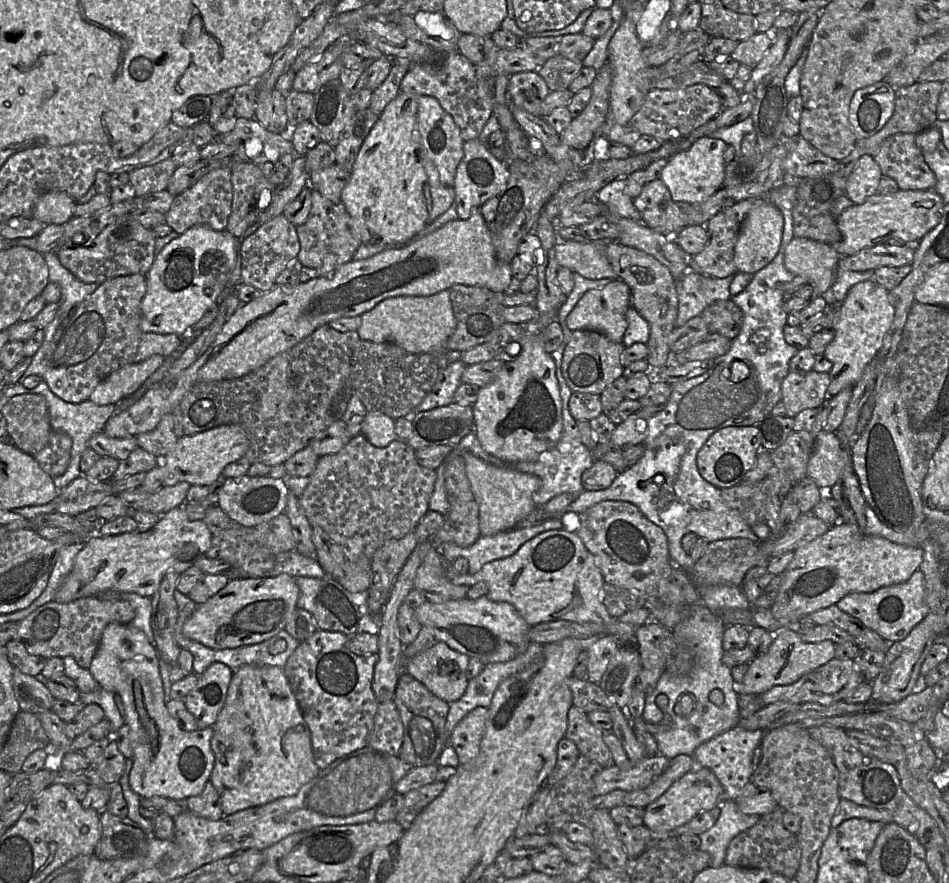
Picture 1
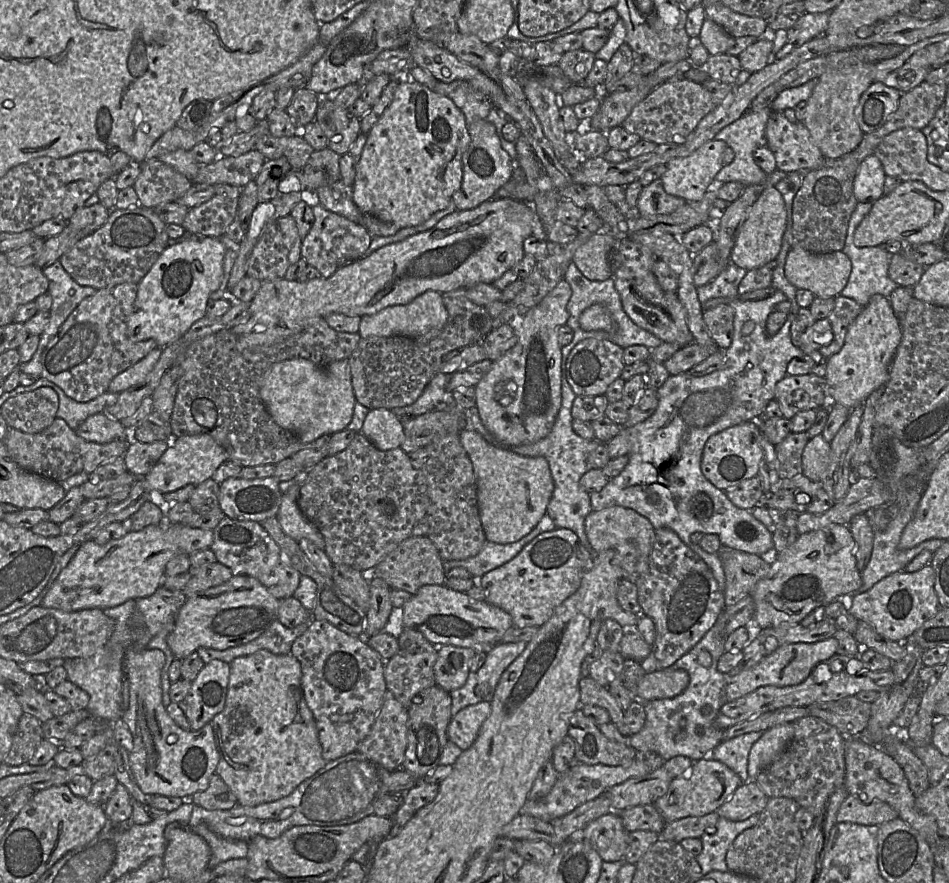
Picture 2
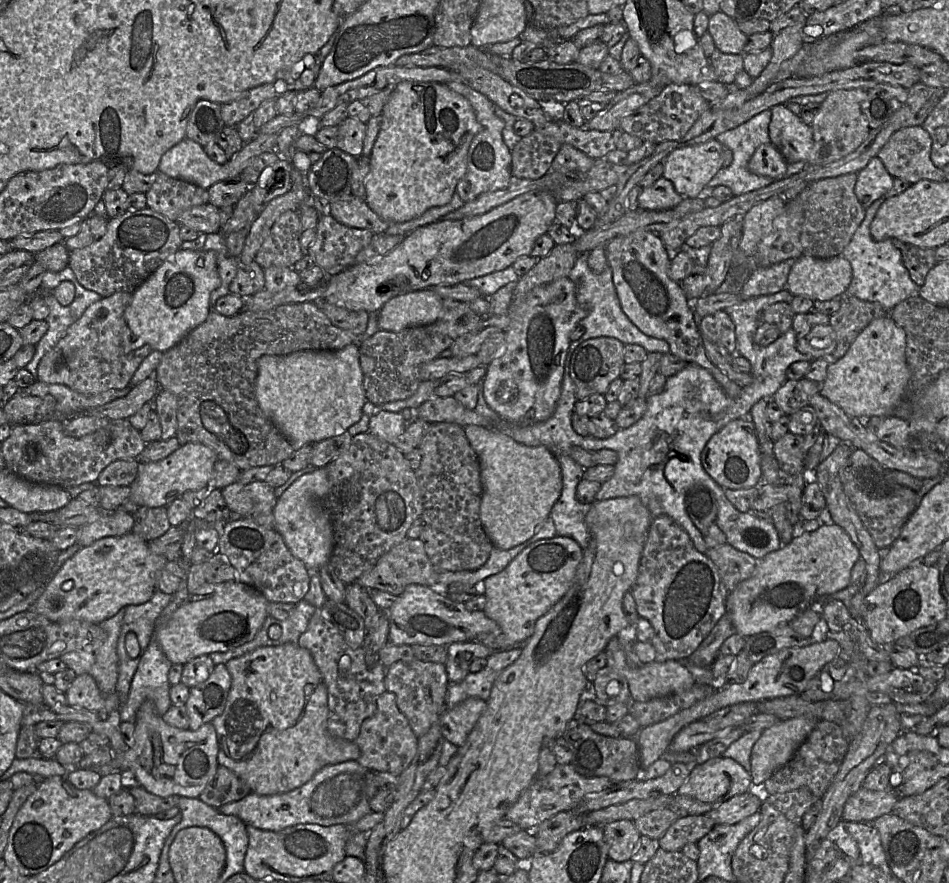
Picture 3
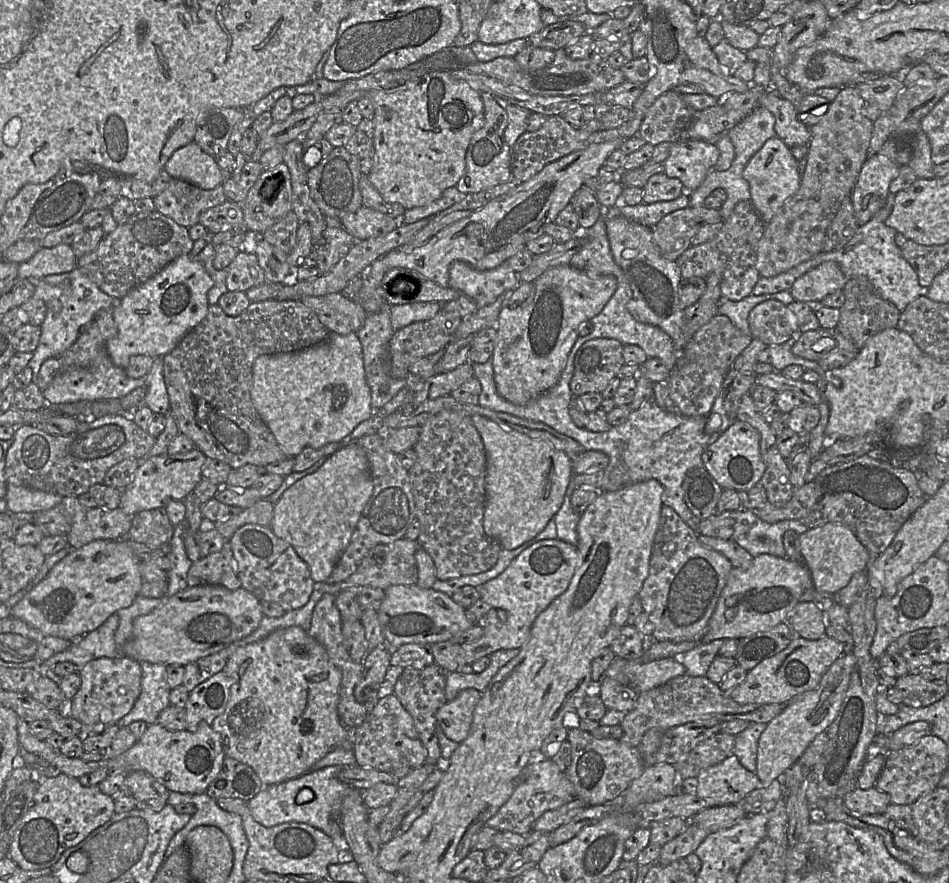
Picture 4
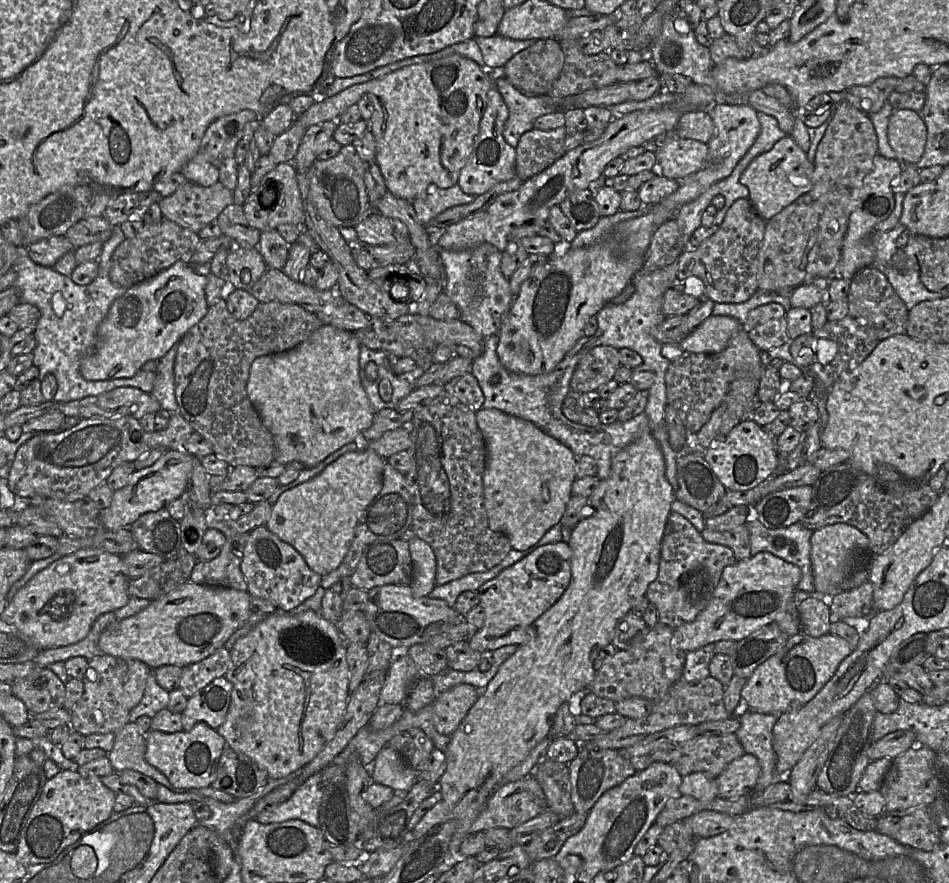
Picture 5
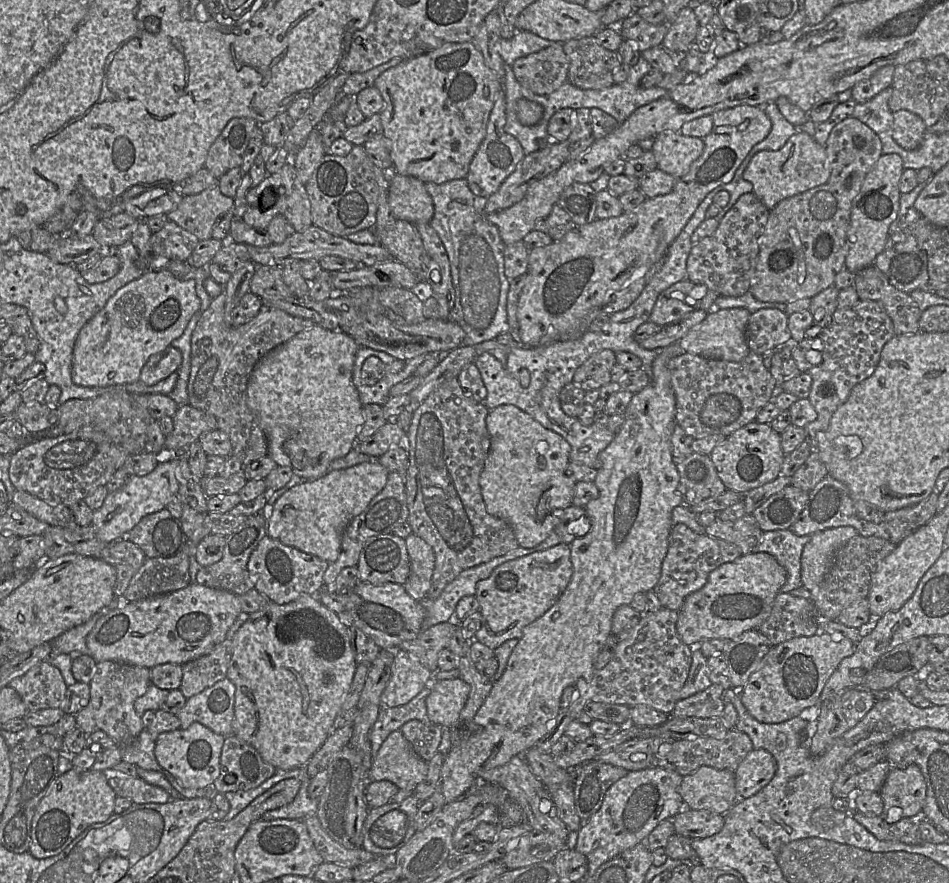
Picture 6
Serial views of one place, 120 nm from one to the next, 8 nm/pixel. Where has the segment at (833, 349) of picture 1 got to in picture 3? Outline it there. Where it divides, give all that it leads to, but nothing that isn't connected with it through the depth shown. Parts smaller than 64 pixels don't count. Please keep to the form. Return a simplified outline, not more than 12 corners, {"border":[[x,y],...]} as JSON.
{"border":[[873,320],[829,364],[820,394],[848,416],[899,416],[906,335]]}

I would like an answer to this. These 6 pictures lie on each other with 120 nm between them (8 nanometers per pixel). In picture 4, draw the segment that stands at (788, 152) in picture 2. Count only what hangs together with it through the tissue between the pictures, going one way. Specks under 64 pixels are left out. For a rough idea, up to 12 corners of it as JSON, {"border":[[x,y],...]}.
{"border":[[772,87],[758,106],[774,115],[776,135],[789,148],[809,144],[810,128]]}

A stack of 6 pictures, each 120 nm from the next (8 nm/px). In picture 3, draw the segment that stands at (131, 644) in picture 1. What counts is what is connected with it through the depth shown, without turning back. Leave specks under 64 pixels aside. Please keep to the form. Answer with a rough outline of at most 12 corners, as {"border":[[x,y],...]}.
{"border":[[152,701],[135,744],[92,771],[198,798],[218,769],[212,723],[168,725]]}

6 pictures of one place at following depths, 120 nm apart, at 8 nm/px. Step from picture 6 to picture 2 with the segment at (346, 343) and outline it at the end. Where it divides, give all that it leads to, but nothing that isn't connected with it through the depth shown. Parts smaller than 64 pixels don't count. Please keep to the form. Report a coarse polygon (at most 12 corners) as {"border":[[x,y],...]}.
{"border":[[348,359],[275,363],[260,396],[308,444],[346,429],[356,403]]}

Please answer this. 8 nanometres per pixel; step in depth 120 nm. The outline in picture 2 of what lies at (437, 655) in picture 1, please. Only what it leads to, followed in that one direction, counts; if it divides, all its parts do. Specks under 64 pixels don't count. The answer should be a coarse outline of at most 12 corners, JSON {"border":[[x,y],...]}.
{"border":[[438,646],[436,686],[463,687],[476,653],[471,648]]}

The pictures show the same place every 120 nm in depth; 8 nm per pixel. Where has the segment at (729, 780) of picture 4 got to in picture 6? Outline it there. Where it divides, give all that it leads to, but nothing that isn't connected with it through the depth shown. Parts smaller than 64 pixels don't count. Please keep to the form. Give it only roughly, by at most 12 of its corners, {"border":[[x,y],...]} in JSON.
{"border":[[753,749],[734,772],[738,799],[763,789],[776,770],[768,751]]}

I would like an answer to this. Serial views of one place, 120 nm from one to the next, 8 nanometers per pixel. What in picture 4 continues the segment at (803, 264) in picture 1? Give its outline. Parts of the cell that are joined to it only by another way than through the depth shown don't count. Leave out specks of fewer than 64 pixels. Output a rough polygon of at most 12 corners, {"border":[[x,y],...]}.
{"border":[[826,261],[797,278],[795,301],[821,302],[843,289],[838,263]]}

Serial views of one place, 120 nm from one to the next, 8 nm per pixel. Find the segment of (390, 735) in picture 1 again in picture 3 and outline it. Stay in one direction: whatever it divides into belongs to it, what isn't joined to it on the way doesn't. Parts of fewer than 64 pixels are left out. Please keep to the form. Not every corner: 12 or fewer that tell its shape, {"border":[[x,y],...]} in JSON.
{"border":[[395,693],[379,696],[355,742],[356,761],[399,776],[418,738]]}

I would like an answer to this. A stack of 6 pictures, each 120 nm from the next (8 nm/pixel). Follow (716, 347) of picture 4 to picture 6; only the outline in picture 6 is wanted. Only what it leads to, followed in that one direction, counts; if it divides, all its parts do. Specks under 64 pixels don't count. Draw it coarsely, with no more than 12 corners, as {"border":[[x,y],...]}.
{"border":[[763,357],[668,362],[676,422],[730,436],[777,393]]}

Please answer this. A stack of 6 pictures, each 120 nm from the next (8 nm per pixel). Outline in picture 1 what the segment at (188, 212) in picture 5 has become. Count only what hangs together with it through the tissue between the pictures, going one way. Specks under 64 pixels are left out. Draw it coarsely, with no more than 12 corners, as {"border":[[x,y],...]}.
{"border":[[171,158],[136,168],[136,196],[165,190],[177,169]]}

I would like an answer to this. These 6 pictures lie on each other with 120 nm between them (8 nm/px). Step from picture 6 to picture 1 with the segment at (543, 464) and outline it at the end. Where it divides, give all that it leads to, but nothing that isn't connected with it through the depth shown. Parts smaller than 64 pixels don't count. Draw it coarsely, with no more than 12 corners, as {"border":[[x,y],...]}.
{"border":[[460,452],[479,529],[518,527],[540,479]]}

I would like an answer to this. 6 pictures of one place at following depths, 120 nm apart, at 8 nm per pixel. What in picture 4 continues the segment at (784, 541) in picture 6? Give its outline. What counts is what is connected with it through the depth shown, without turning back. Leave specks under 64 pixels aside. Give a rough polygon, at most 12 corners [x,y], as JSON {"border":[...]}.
{"border":[[732,511],[732,539],[753,557],[785,558],[785,532],[799,520],[767,523],[753,511]]}

